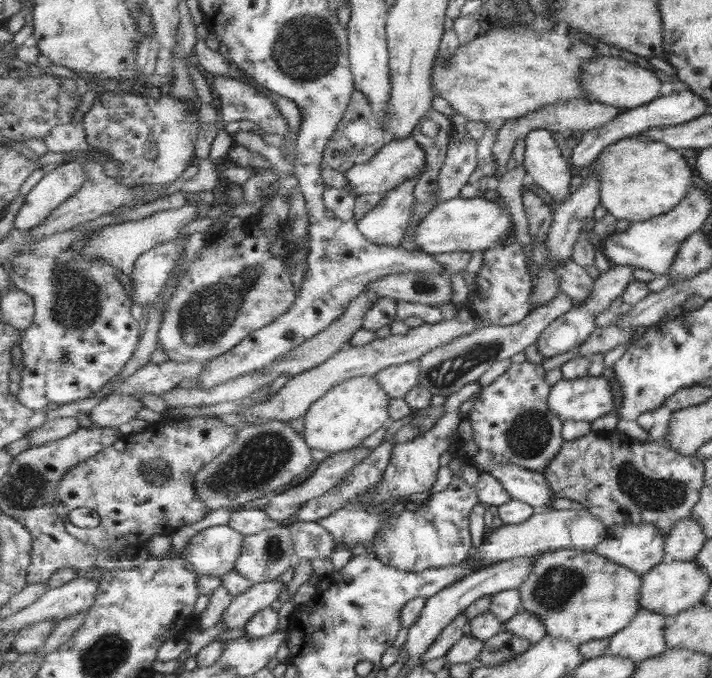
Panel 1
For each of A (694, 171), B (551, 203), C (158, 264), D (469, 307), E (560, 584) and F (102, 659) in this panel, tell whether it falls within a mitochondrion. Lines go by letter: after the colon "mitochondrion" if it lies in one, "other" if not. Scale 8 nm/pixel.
A: other
B: other
C: other
D: other
E: mitochondrion
F: mitochondrion

